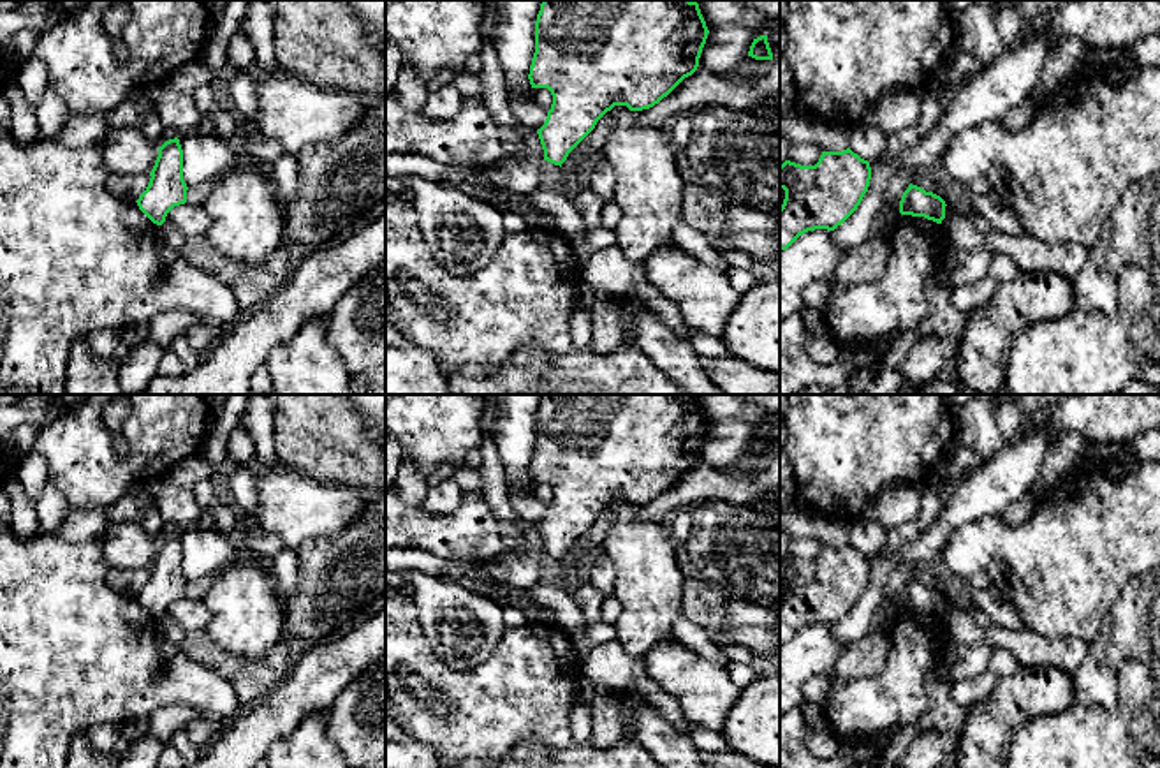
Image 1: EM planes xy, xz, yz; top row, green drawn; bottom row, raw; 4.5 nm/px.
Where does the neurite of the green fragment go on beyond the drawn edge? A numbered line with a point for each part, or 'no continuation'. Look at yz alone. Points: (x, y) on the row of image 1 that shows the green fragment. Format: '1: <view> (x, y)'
no continuation

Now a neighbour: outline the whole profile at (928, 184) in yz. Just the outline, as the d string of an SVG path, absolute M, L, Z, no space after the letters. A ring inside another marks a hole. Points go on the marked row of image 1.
M912 174L910 183L924 188L926 192L933 192L933 194L940 196L947 203L945 188L938 181L935 181L931 176L928 176L928 174Z

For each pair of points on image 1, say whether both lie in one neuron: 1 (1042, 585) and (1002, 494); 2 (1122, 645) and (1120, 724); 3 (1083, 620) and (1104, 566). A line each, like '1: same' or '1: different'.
1: different
2: different
3: same

